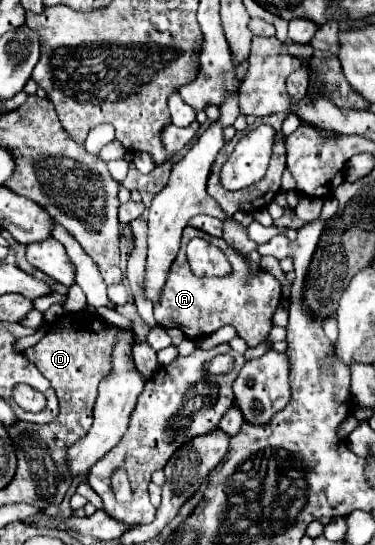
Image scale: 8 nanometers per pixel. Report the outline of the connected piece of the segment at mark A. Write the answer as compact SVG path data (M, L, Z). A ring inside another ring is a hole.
M185 226L181 238L181 248L177 258L173 260L169 274L167 274L167 282L163 286L163 294L161 300L155 304L155 320L159 326L163 328L181 328L185 332L187 338L195 340L195 338L203 338L209 336L211 332L219 330L221 326L233 326L237 330L237 334L249 344L249 346L257 346L261 340L267 338L267 334L273 328L271 316L277 310L279 298L281 298L281 284L275 276L271 276L269 272L259 272L251 284L245 284L243 278L247 274L247 266L243 260L243 254L239 254L235 248L231 248L223 238L215 238L209 236L207 232L193 228L193 226ZM191 238L205 238L207 242L219 246L233 272L229 276L221 276L221 278L199 278L189 270L189 262L186 257L187 242Z

